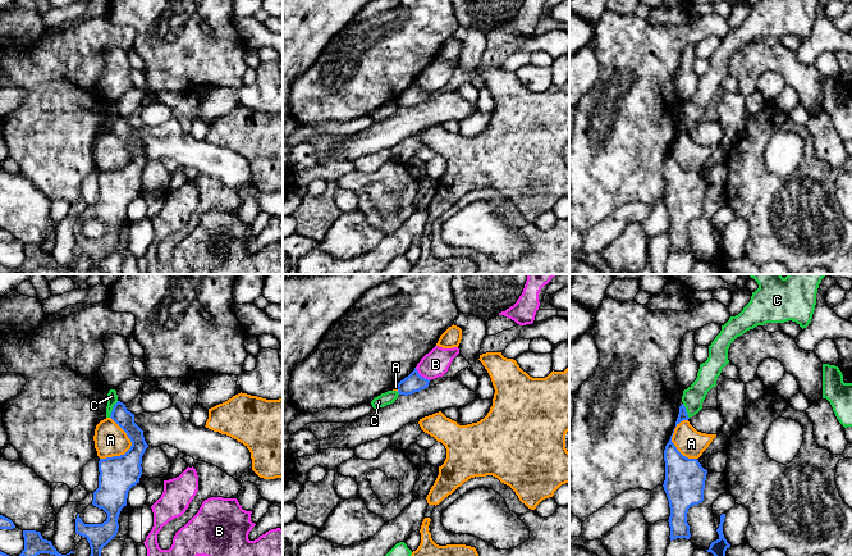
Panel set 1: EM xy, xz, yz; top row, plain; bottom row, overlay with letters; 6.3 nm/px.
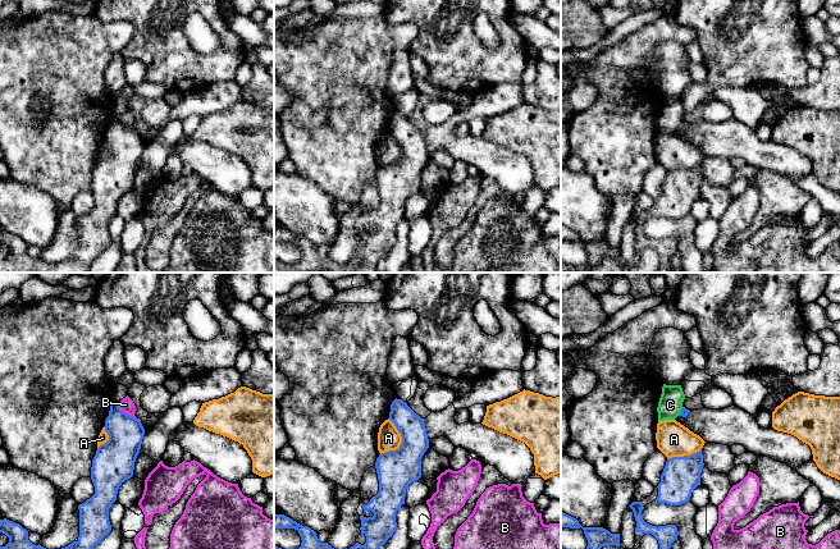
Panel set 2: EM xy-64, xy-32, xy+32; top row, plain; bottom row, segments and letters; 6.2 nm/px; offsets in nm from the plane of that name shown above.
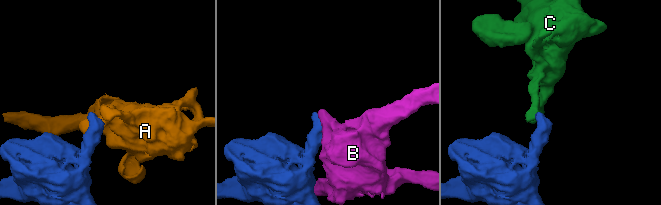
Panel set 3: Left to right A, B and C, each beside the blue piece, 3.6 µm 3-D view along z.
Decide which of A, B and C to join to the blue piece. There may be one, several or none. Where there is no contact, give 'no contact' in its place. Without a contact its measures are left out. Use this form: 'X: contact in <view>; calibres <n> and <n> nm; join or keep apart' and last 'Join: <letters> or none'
A: contact in xy; calibres 240 and 200 nm; keep apart
B: contact in xz; calibres 120 and 170 nm; keep apart
C: contact in xy; calibres 110 and 60 nm; keep apart
Join: none

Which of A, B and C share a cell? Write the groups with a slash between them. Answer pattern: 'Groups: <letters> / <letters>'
Groups: A / B / C

